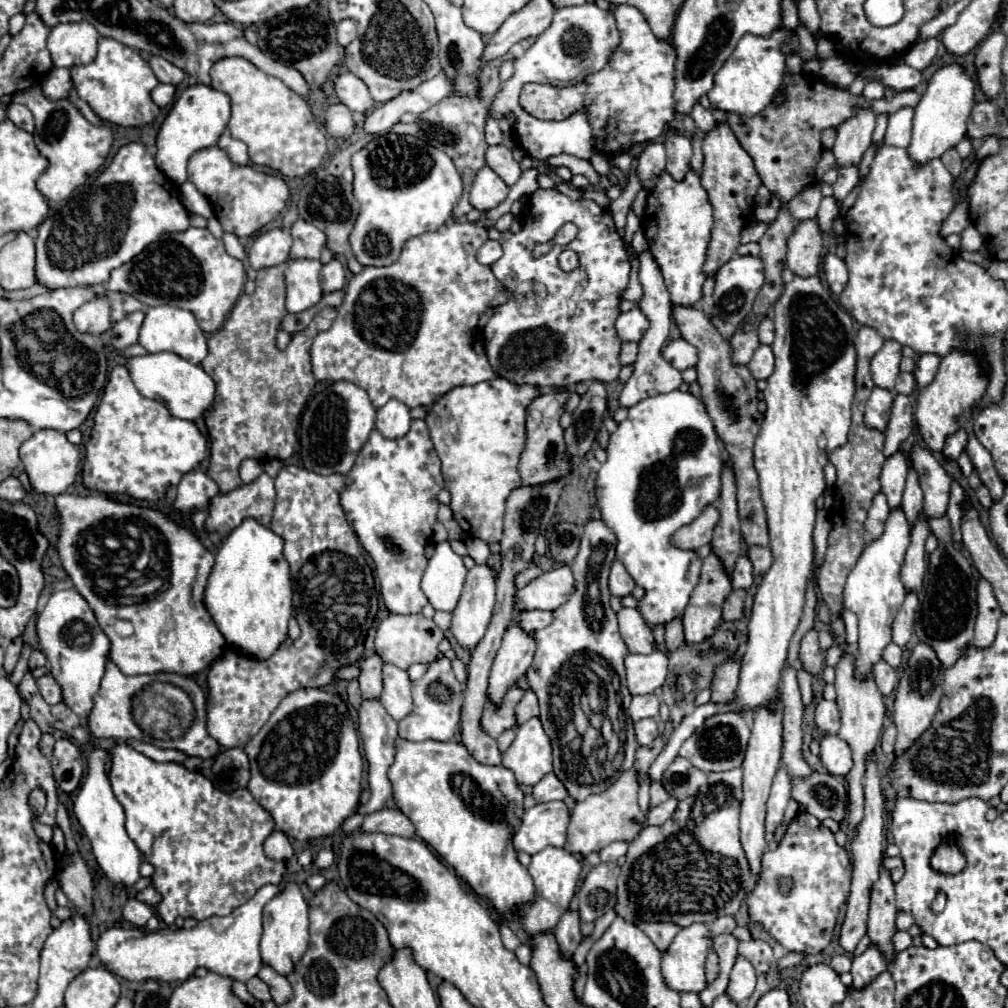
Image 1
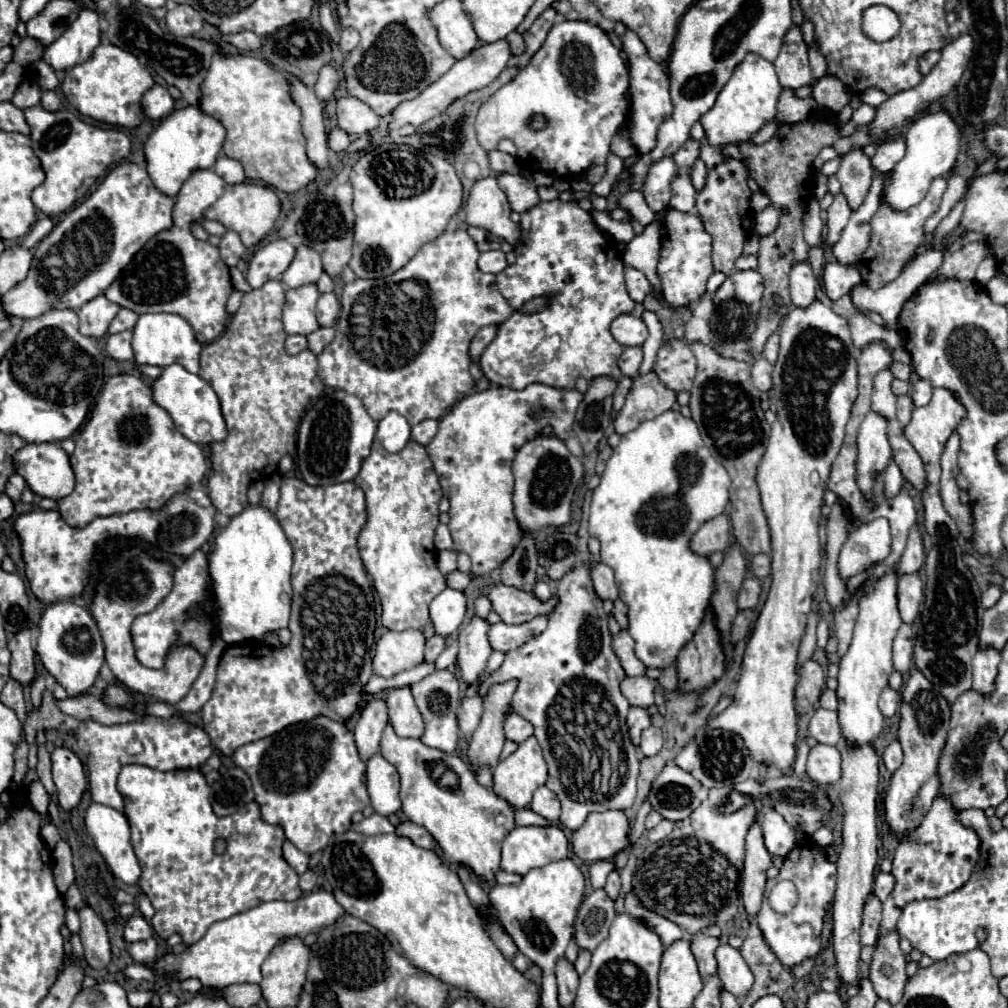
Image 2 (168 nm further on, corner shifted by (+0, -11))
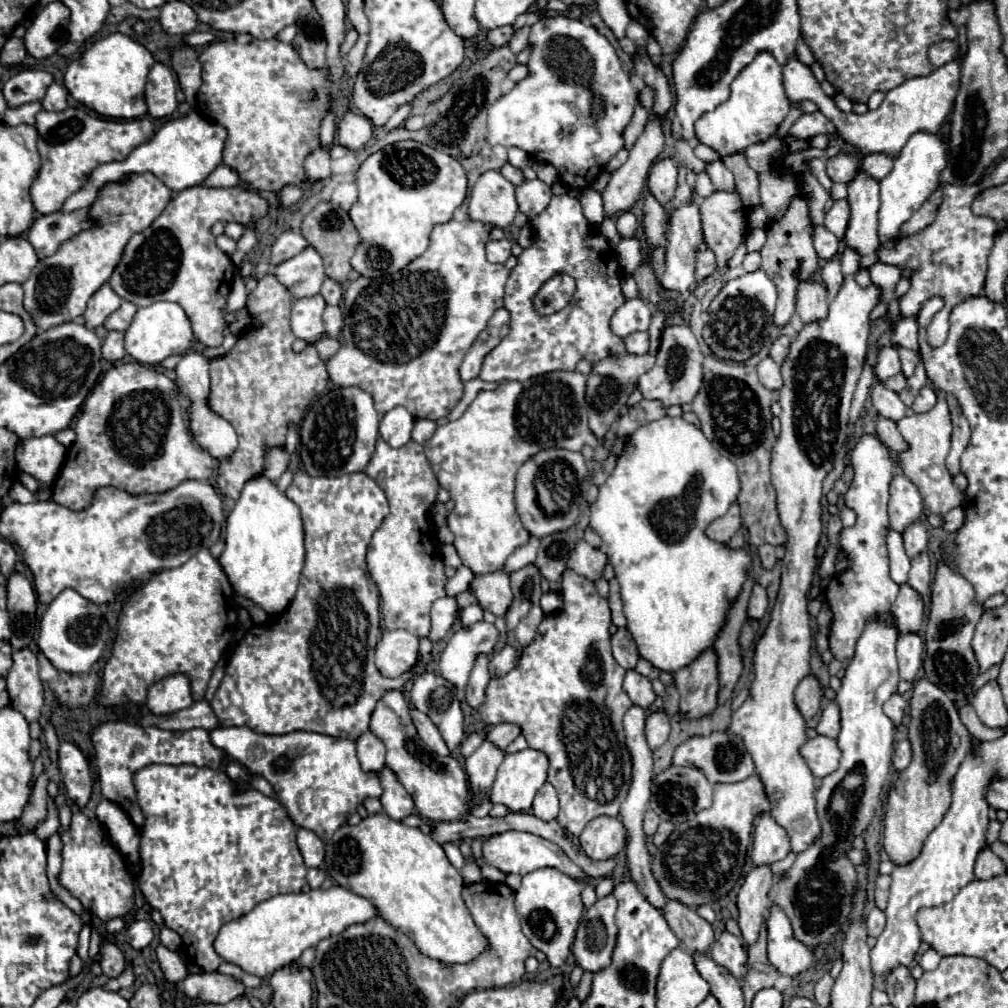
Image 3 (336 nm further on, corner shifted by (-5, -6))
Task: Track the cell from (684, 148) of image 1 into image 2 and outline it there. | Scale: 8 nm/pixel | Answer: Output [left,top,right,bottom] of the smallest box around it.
[670,175,696,211]

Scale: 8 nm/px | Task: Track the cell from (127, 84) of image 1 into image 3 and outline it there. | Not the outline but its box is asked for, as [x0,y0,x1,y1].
[65,32,155,120]

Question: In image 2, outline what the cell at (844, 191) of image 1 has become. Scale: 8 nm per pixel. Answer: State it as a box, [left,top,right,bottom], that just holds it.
[826,193,850,245]

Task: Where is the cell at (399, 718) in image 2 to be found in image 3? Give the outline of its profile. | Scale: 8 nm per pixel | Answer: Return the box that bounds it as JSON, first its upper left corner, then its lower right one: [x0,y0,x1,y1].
[409,706,449,756]

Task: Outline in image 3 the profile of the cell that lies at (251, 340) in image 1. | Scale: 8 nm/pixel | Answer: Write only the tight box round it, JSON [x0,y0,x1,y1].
[209,274,329,500]

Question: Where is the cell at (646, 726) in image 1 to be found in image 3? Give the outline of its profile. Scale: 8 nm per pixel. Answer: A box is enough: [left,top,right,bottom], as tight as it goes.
[645,712,671,750]

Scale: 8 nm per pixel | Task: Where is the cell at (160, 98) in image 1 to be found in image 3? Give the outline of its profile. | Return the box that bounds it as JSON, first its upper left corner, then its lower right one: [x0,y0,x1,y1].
[145,62,178,118]

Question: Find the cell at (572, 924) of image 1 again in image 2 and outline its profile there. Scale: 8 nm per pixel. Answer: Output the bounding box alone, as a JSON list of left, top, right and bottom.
[556,959,578,1007]

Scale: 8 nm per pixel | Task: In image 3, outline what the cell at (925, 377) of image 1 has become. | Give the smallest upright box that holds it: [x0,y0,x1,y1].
[911,386,937,412]

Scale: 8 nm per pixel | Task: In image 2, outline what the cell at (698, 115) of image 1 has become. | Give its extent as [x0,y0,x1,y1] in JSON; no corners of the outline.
[700,139,722,169]

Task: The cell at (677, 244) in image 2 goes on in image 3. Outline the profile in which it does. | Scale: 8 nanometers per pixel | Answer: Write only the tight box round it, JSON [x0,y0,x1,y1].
[695,248,717,282]

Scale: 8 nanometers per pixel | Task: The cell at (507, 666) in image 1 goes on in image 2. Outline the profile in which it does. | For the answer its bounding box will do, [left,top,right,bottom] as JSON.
[468,681,516,771]

